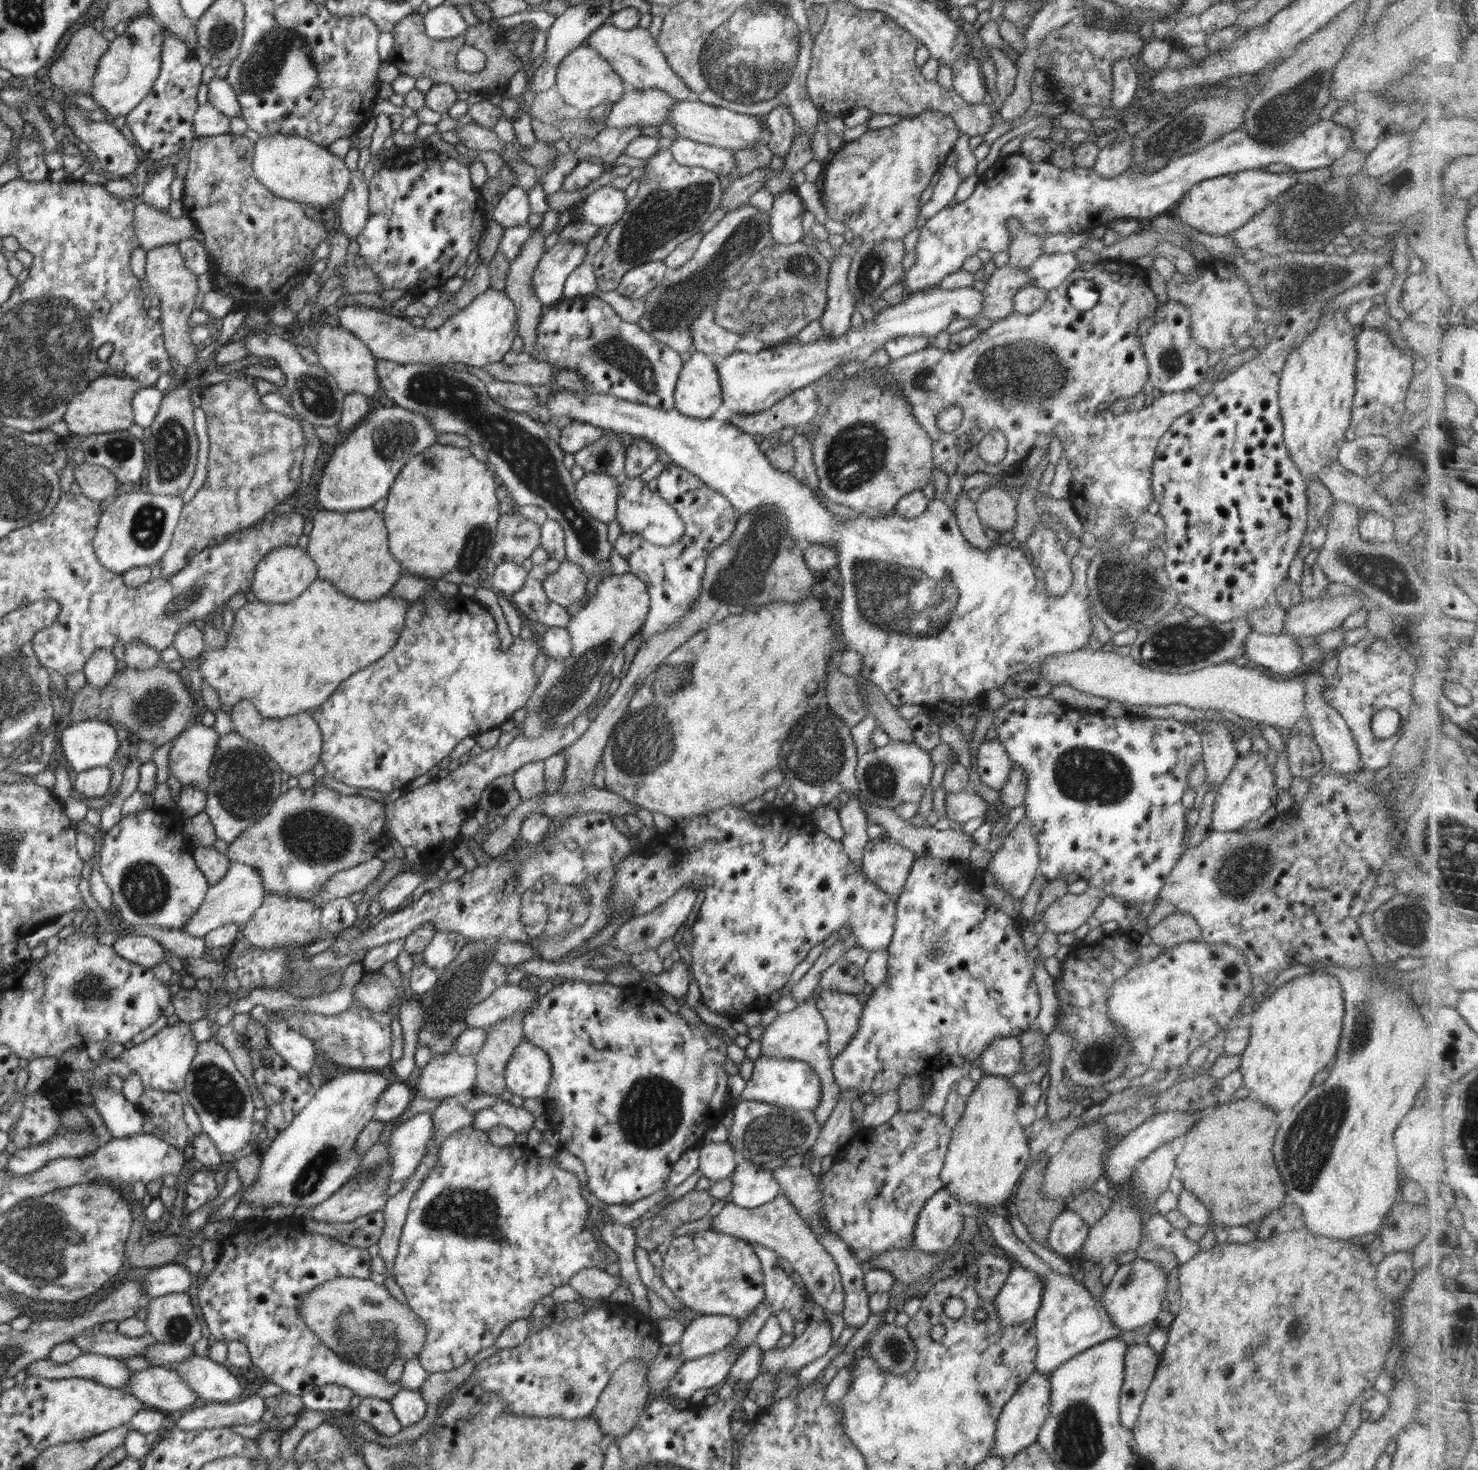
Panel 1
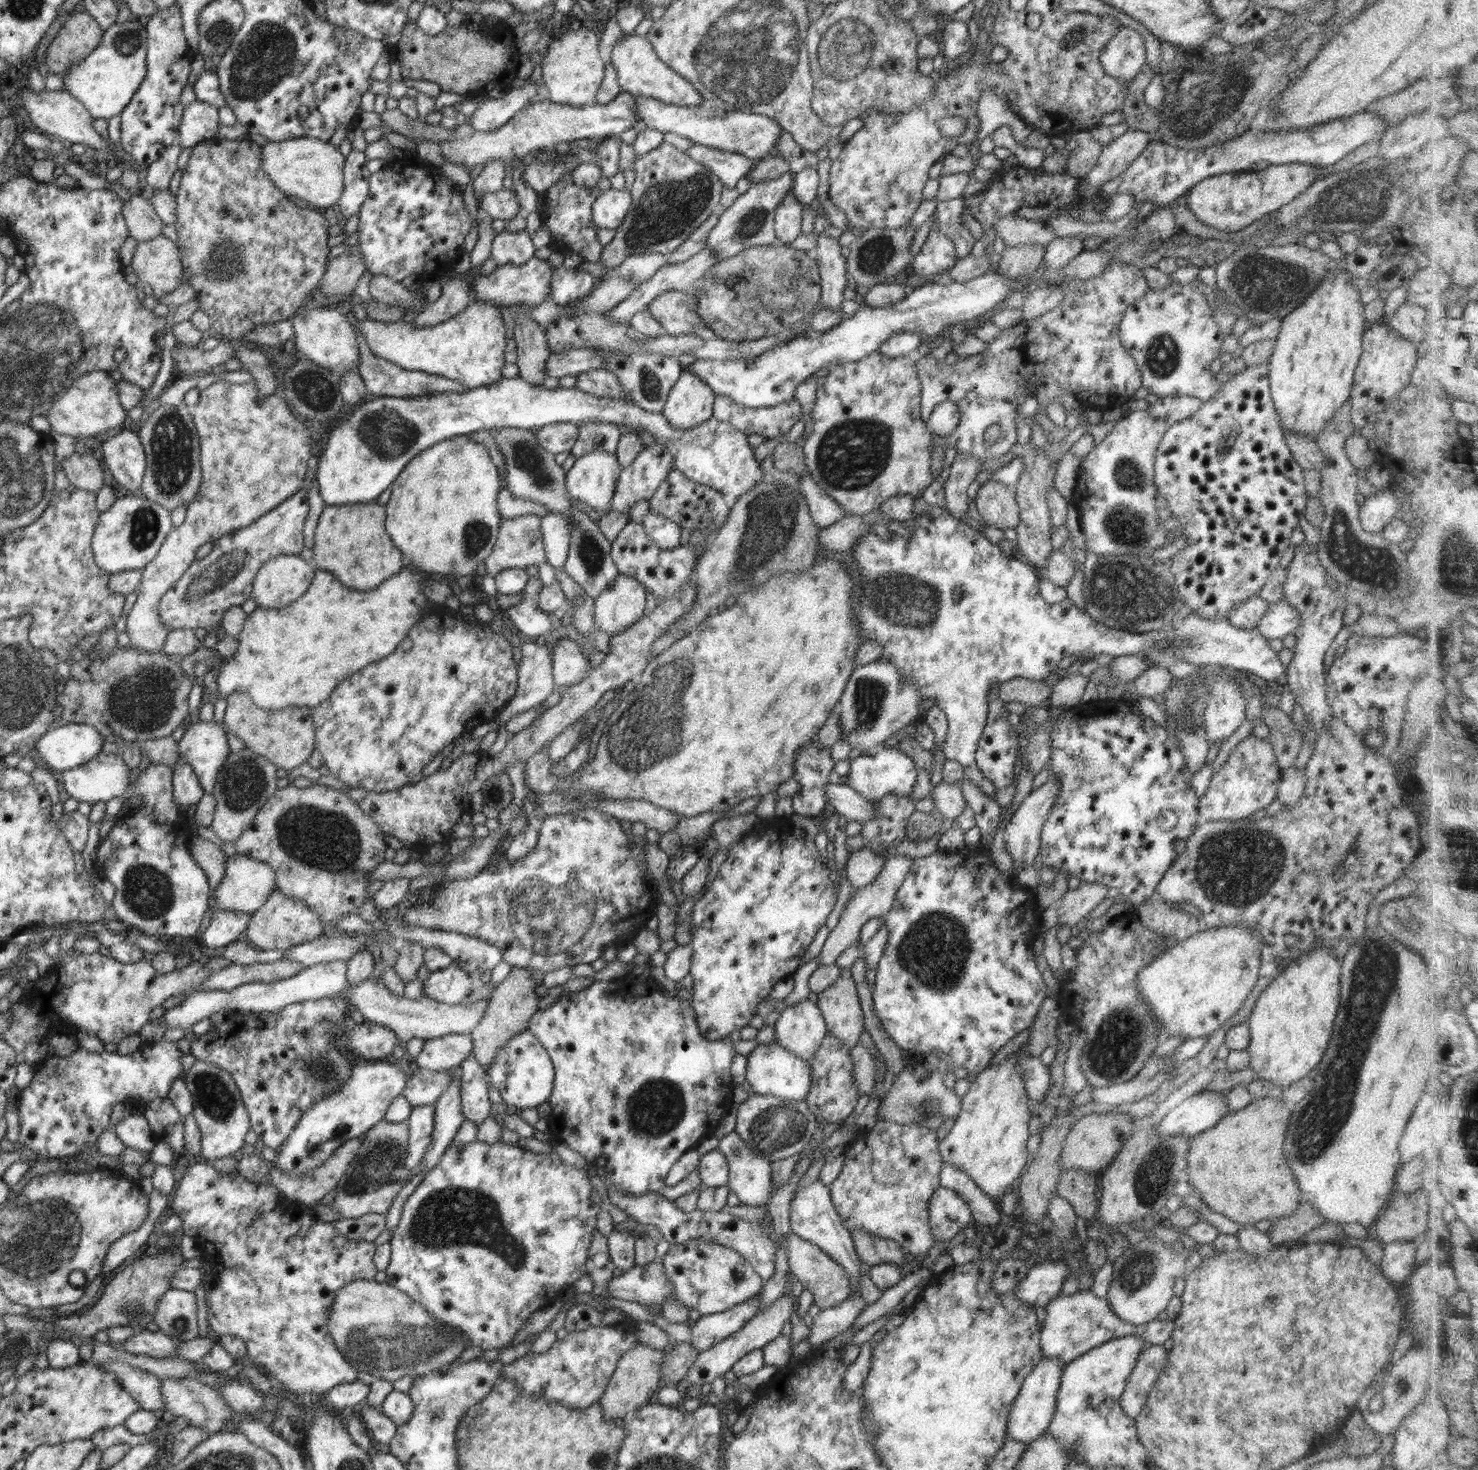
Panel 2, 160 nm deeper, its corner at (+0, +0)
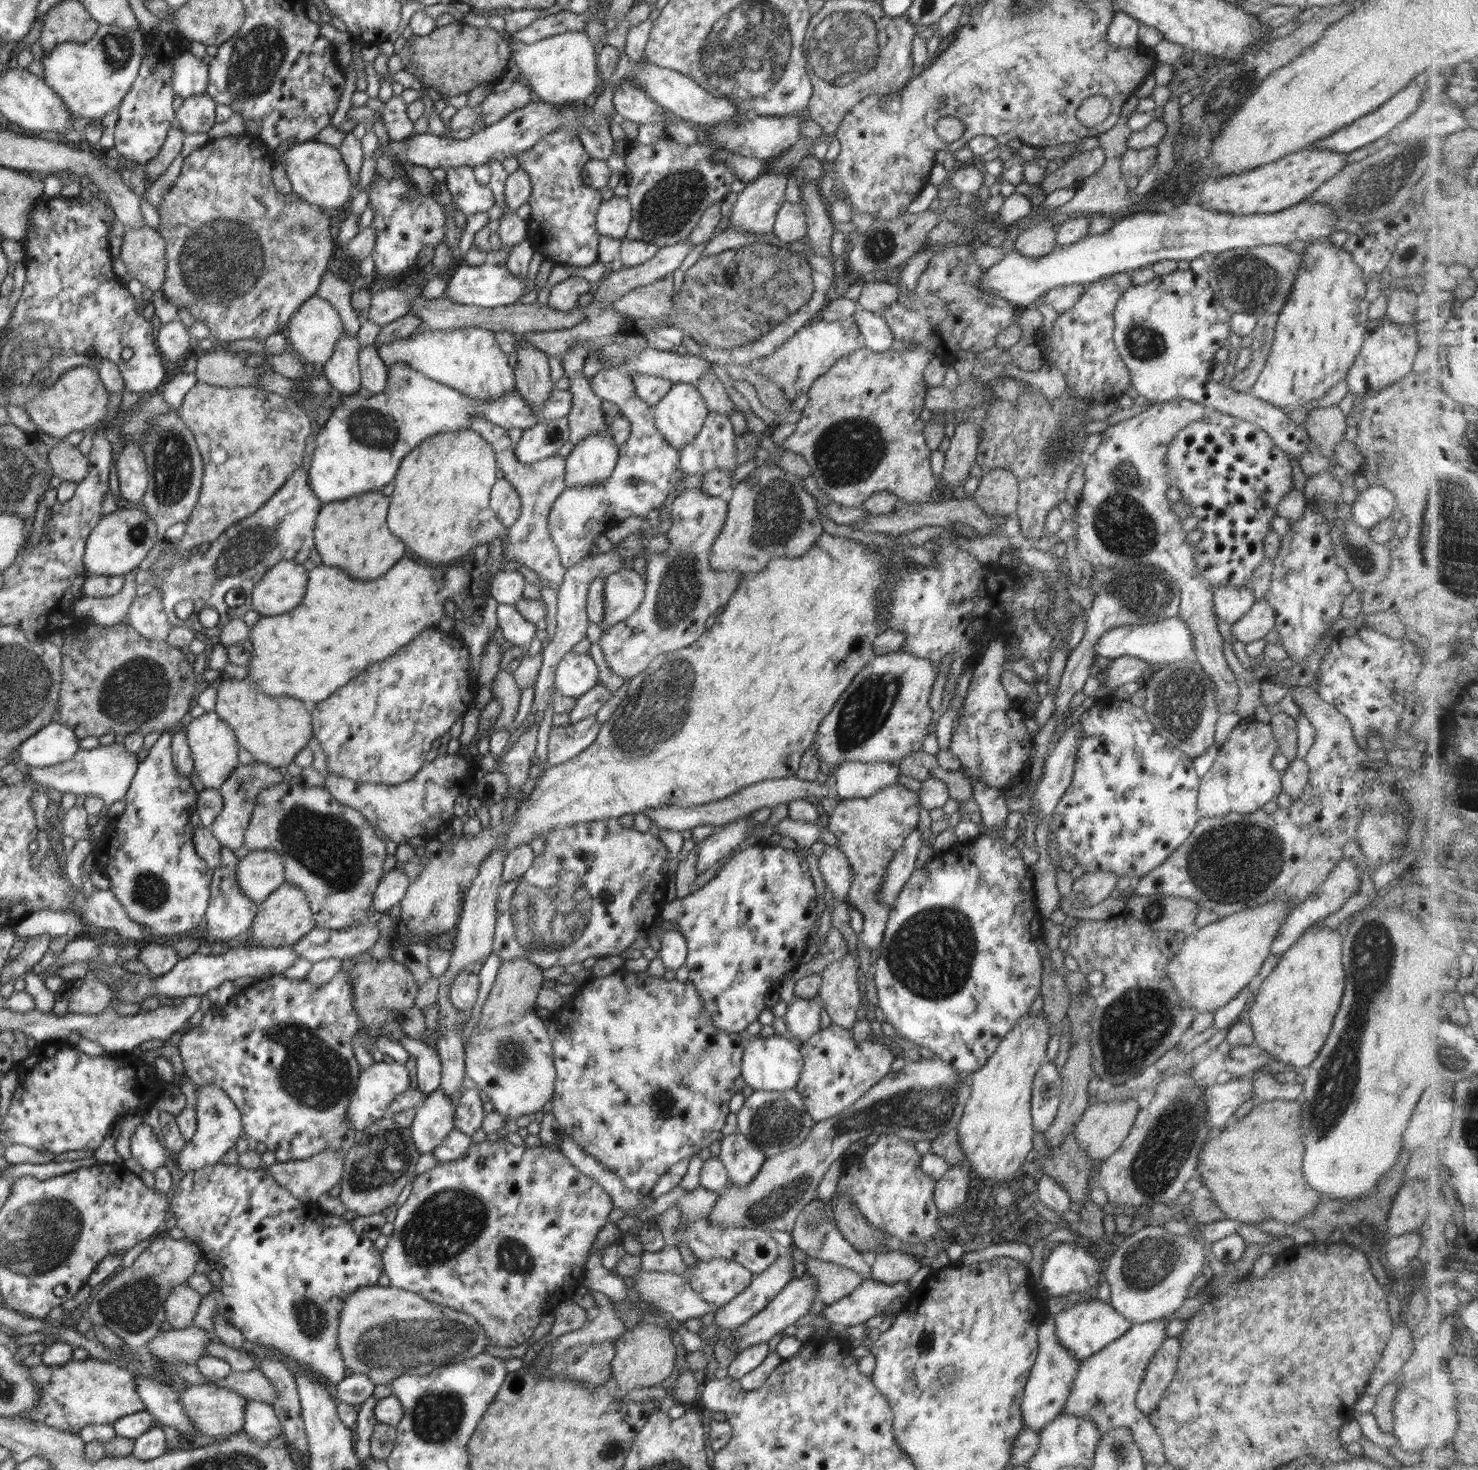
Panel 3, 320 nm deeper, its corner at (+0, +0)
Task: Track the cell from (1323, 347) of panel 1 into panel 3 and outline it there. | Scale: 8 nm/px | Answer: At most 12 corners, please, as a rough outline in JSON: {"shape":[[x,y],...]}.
{"shape":[[1301,253],[1249,391],[1288,413],[1347,376],[1369,322],[1363,272]]}

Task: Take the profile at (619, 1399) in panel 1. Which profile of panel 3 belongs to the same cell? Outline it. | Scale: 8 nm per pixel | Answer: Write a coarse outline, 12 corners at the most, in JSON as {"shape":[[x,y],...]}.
{"shape":[[639,1322],[617,1337],[615,1401],[674,1370],[670,1332]]}

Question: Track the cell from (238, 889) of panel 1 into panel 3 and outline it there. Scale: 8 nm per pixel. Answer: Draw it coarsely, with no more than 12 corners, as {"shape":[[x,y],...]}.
{"shape":[[273,850],[239,859],[235,880],[259,905],[285,881]]}

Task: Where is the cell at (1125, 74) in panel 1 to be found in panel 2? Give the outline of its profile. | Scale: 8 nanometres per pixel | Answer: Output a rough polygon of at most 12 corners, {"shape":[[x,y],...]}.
{"shape":[[1121,25],[1102,48],[1103,70],[1124,88],[1146,64],[1143,37]]}

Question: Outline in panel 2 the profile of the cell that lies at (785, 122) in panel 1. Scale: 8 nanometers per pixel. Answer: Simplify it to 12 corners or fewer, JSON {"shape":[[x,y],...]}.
{"shape":[[781,128],[774,156],[792,174],[817,169],[820,157],[806,152]]}

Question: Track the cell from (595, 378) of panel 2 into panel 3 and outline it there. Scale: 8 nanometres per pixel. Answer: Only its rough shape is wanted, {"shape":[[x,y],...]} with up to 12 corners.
{"shape":[[589,378],[631,424],[612,474],[565,487],[548,531],[566,567],[610,528],[660,510],[683,478],[679,451],[633,380]]}

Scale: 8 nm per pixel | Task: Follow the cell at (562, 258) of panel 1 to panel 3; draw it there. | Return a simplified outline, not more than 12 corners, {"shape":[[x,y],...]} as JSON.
{"shape":[[458,263],[443,296],[458,304],[509,305],[527,280],[505,265]]}

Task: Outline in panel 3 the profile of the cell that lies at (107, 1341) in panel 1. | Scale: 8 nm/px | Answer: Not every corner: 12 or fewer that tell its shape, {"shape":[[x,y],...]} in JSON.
{"shape":[[192,1325],[144,1348],[168,1364],[197,1364],[214,1336]]}

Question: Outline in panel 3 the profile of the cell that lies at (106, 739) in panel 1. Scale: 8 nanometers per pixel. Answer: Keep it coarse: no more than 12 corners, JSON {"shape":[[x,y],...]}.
{"shape":[[50,721],[17,748],[31,767],[80,750],[70,727]]}

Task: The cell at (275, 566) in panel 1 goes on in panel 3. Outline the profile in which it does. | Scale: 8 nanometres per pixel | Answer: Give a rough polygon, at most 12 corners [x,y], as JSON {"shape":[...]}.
{"shape":[[278,562],[254,586],[264,616],[294,610],[306,595],[302,564]]}

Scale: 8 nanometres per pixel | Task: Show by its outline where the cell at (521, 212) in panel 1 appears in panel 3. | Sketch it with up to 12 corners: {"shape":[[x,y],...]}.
{"shape":[[470,166],[444,172],[453,206],[466,215],[495,205]]}

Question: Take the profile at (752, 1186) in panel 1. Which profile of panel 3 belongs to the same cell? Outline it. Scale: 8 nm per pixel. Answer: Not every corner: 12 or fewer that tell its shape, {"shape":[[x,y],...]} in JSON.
{"shape":[[738,1131],[723,1137],[717,1157],[729,1180],[750,1184],[765,1154]]}

